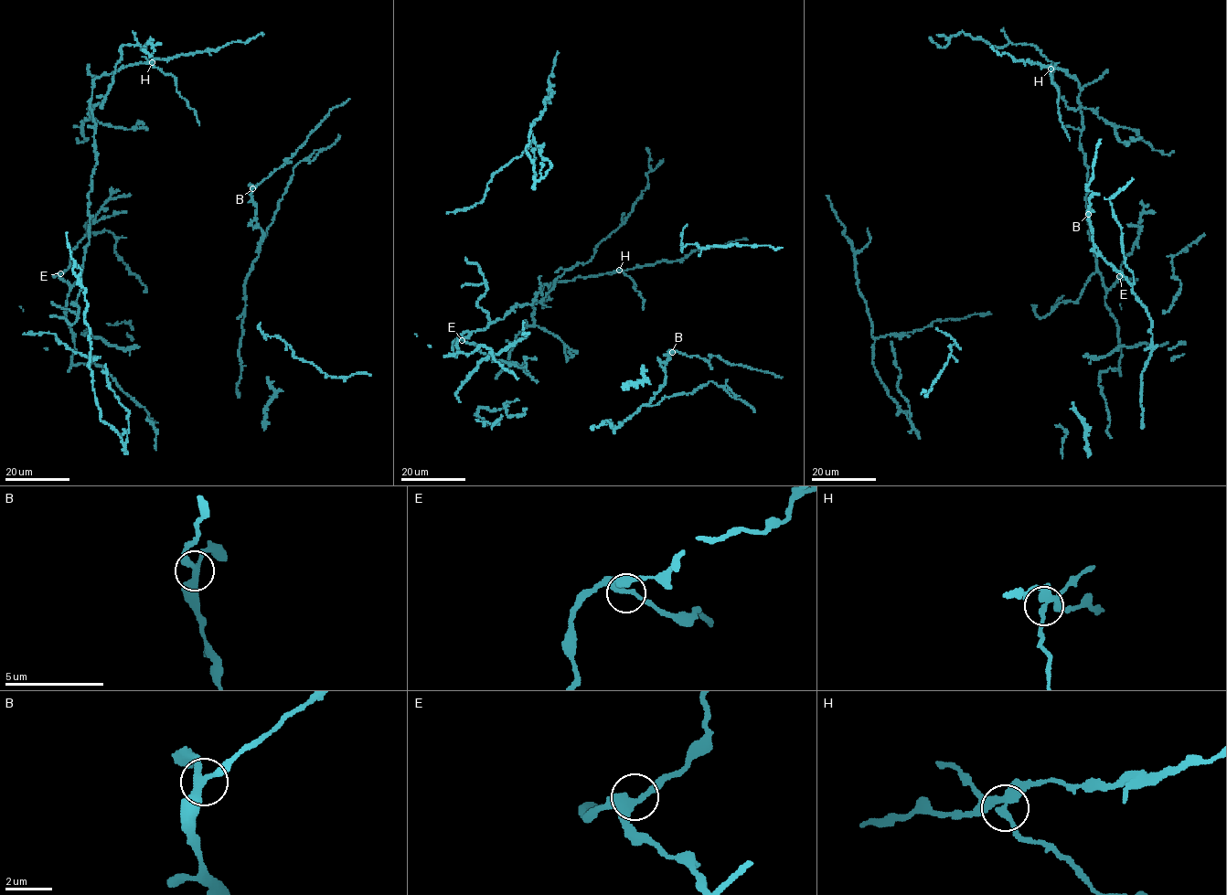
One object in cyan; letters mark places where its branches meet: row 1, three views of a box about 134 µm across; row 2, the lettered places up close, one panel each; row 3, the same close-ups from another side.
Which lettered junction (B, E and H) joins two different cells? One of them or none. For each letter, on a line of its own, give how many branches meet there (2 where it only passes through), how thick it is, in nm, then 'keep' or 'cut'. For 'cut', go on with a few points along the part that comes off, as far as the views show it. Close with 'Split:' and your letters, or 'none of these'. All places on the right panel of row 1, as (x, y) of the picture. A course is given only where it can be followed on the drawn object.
B: branches 3; calibre 280 nm; keep
E: branches 3; calibre 320 nm; keep
H: branches 3; calibre 320 nm; cut; course (1051, 69), (1051, 81), (1059, 92), (1059, 119), (1070, 140)
Split: H

